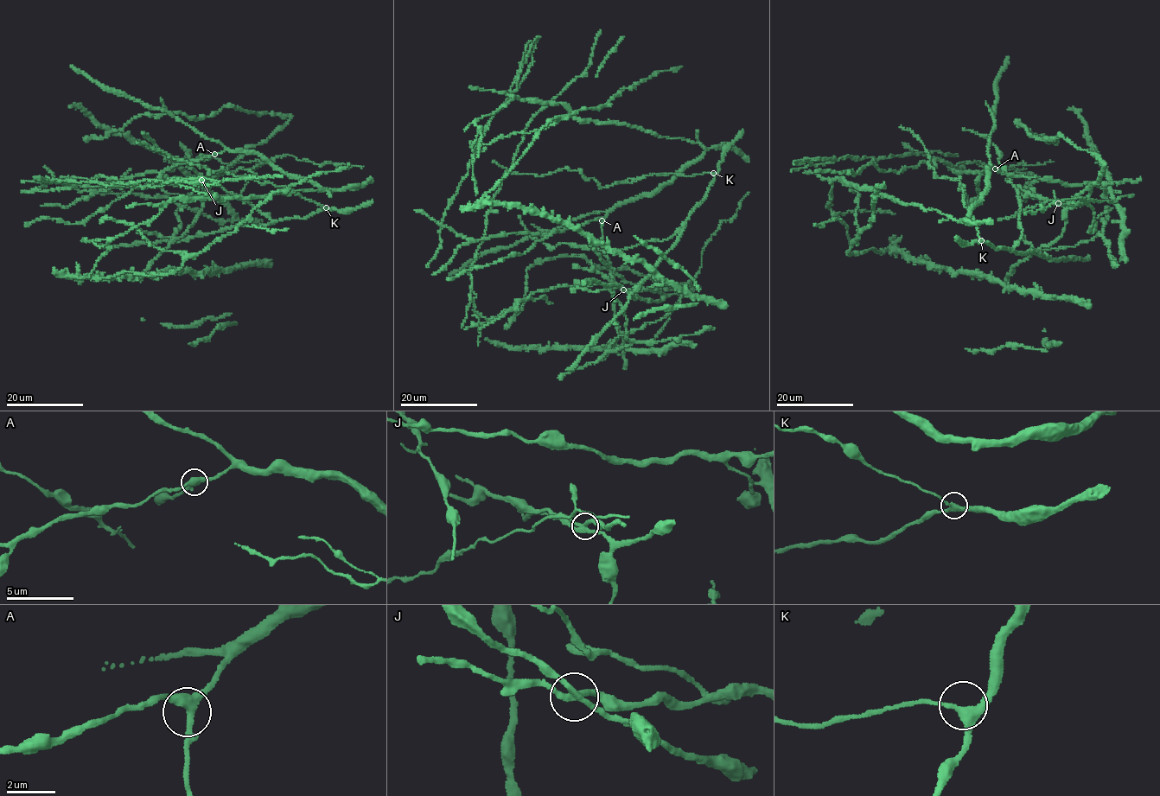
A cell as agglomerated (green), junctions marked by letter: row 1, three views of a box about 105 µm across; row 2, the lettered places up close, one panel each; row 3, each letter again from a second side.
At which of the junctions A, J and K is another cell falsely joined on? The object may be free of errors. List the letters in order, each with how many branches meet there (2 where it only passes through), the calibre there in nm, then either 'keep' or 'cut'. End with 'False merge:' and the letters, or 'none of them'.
A: 3 | 360 nm | keep
J: 3 | 300 nm | cut
K: 3 | 320 nm | keep
False merge: J

